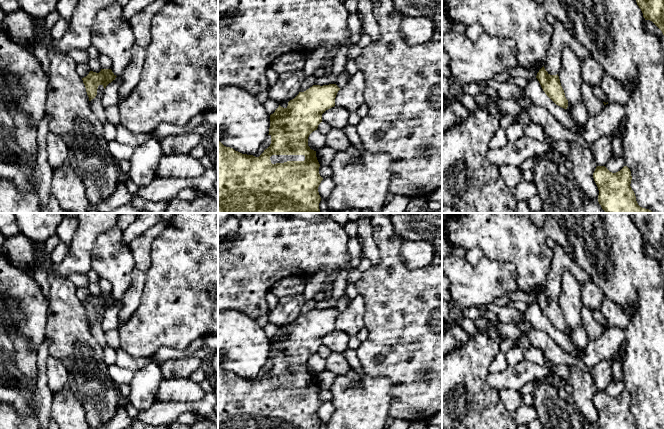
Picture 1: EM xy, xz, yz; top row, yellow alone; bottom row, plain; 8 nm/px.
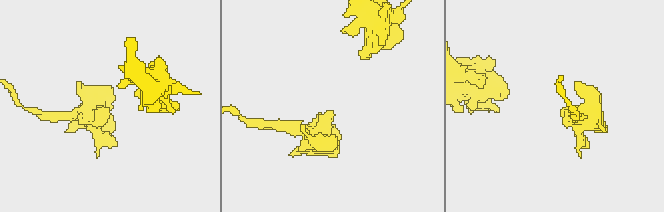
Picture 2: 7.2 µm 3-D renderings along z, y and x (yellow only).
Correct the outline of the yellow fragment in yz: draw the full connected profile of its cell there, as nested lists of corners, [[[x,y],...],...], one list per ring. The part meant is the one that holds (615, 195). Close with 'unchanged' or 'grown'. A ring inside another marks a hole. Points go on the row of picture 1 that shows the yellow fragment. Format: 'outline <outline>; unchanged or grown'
outline [[[597,166],[593,178],[599,190],[598,202],[606,213],[652,213],[638,205],[627,166],[616,173],[605,166]]]; unchanged

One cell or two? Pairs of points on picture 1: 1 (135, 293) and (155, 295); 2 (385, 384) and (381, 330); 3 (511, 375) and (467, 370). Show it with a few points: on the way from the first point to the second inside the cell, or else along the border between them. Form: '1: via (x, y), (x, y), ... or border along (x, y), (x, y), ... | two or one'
1: border along (145, 273), (141, 302), (131, 315) | two
2: border along (363, 371), (386, 376), (391, 398) | two
3: border along (489, 372), (488, 383), (497, 391) | two

